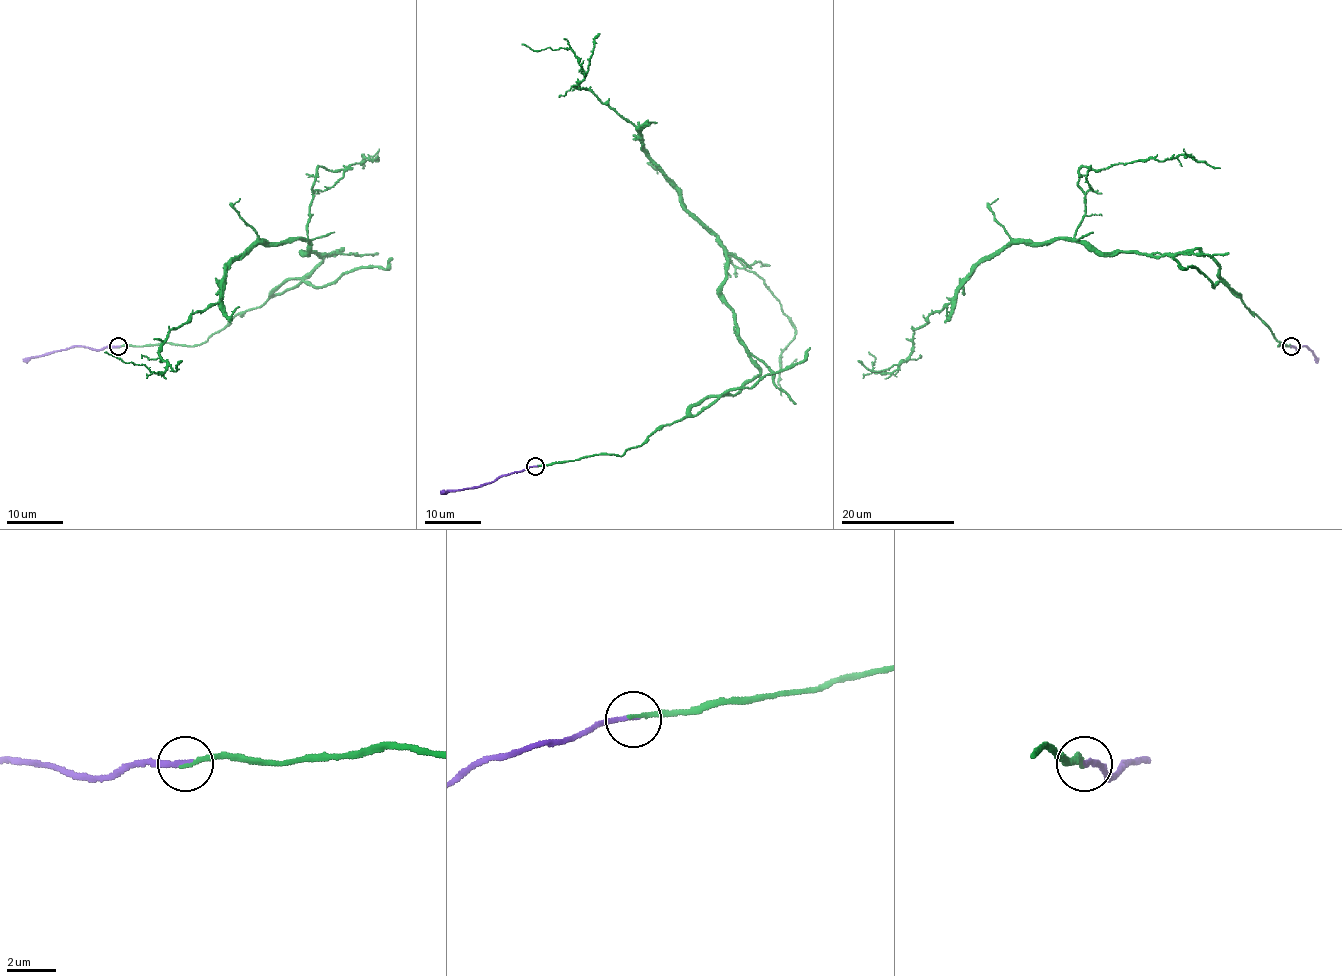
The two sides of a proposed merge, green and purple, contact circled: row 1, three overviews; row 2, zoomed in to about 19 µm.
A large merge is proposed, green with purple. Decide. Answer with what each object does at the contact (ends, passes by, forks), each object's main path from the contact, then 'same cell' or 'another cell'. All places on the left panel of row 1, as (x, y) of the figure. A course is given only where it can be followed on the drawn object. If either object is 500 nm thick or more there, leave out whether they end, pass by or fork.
green ends | purple ends | green via (118, 346), (203, 343), (342, 248), (256, 243), (229, 265), (223, 296), (168, 333), (164, 372), (104, 352) | purple via (118, 346), (94, 349), (71, 346), (30, 356), (23, 362) | same cell

